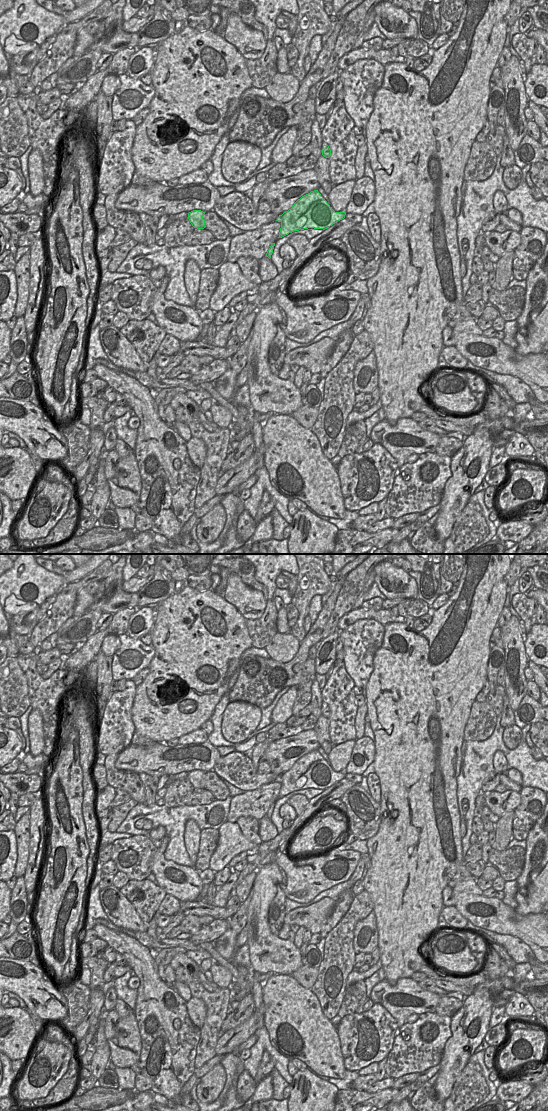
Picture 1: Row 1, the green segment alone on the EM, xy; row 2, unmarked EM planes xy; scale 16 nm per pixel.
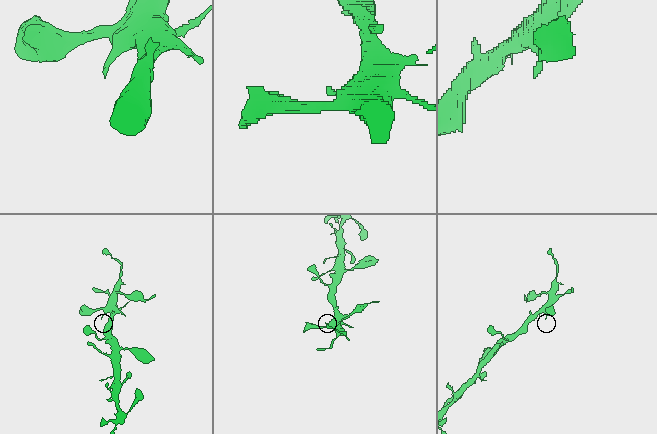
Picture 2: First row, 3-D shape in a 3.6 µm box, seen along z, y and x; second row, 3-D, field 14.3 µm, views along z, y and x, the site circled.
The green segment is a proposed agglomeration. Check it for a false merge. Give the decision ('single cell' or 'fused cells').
fused cells

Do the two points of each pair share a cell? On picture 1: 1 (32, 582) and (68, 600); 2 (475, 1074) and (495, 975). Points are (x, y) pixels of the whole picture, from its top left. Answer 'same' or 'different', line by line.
1: different
2: different

